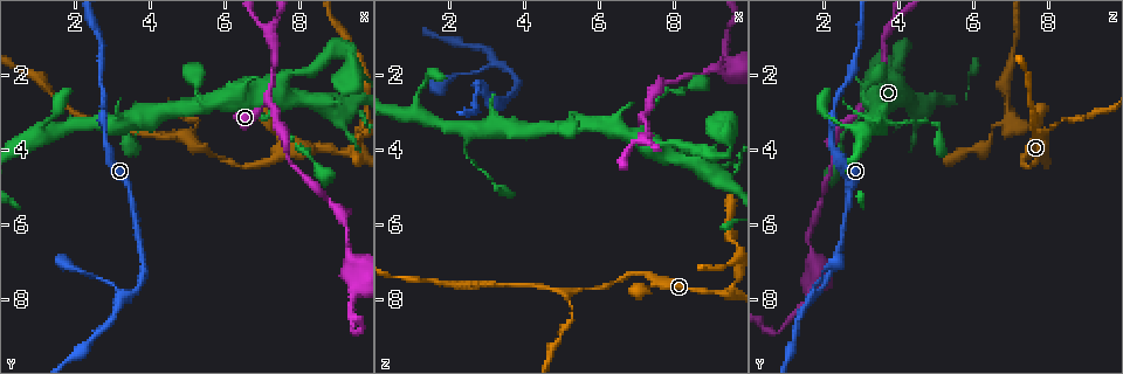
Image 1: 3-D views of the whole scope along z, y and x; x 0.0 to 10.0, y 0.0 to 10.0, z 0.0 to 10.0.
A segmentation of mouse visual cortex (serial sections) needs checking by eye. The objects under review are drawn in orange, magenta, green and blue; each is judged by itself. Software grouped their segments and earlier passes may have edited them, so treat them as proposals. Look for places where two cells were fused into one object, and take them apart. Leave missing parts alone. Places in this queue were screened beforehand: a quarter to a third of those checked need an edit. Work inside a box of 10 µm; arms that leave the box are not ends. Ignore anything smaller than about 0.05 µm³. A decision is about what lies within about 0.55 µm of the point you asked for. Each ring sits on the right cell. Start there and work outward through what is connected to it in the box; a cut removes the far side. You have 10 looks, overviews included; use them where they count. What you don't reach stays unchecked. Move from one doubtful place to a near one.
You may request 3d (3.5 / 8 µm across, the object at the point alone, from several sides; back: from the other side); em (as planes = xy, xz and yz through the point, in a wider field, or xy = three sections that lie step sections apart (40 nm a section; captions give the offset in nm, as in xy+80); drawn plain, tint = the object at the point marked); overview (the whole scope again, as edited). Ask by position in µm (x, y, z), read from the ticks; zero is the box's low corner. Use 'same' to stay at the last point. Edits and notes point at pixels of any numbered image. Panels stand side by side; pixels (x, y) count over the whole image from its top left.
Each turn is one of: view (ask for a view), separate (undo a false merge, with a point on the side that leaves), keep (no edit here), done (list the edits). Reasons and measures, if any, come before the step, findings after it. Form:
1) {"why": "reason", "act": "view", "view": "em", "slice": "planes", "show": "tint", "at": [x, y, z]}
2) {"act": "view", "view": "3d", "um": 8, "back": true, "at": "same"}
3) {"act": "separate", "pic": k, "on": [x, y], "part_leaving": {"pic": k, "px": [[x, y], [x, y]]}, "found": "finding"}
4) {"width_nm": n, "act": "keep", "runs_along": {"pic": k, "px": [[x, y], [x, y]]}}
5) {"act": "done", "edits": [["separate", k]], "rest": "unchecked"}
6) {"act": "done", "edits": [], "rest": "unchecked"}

{"why": "three arms meet", "act": "view", "view": "3d", "um": 3.5, "at": [7.15, 0.75, 3.80]}

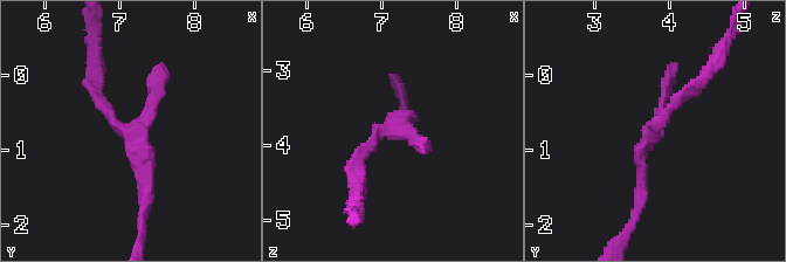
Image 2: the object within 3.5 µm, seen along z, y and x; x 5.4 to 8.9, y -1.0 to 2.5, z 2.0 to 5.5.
{"arm_widths_nm": [150, 150, 150], "act": "keep", "runs_along": {"pic": 2, "px": [[638, 206], [641, 152], [695, 87]]}, "found": "continuous, no second cell"}

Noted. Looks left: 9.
{"why": "three arms meet", "act": "view", "view": "3d", "um": 3.5, "at": [9.25, 2.85, 4.75]}

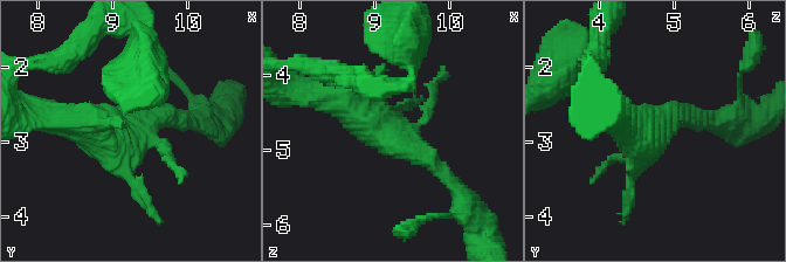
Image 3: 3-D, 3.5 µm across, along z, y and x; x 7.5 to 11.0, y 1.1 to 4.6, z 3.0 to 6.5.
{"why": "shape alone is not enough", "act": "view", "view": "em", "slice": "xy", "step": 3, "show": "tint", "at": [9.25, 2.90, 4.70]}

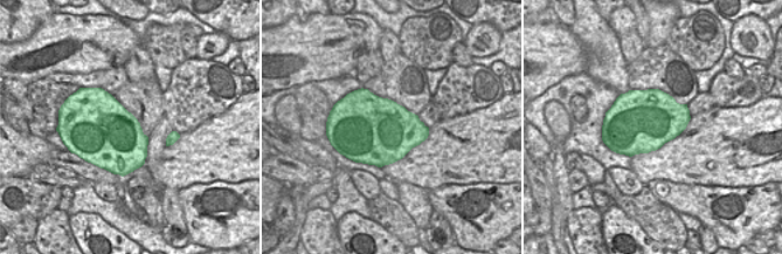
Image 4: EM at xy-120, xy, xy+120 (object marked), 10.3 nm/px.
{"width_nm": 700, "act": "keep", "runs_along": {"pic": 3, "px": [[302, 94], [345, 100], [432, 163]]}, "found": "continuous, no second cell"}

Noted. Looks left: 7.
{"why": "three-way junction", "act": "view", "view": "3d", "um": 8, "at": [9.30, 4.05, 7.90]}

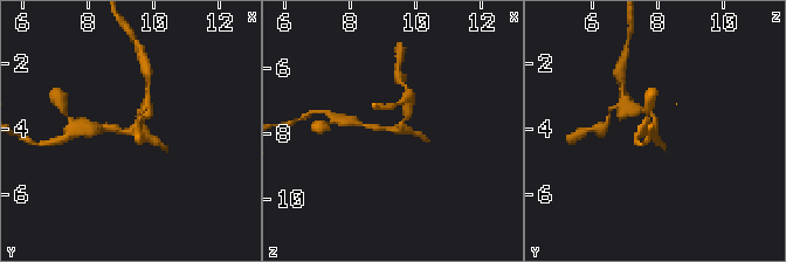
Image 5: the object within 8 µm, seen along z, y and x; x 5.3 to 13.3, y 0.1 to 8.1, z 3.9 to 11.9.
{"act": "view", "view": "3d", "um": 3.5, "at": "same"}

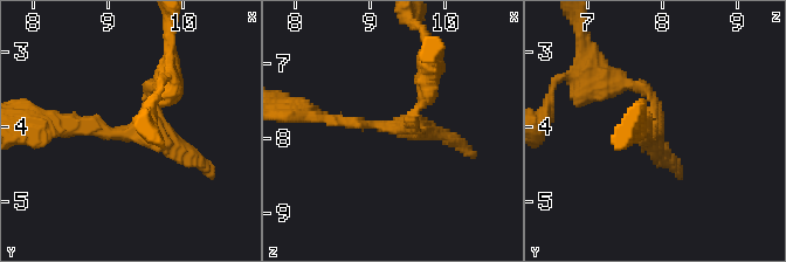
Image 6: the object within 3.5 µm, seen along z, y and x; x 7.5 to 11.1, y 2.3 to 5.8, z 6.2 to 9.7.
{"arm_widths_nm": [150, 150, 200], "act": "keep", "runs_along": {"pic": 6, "px": [[57, 131], [144, 131], [158, 84]]}, "found": "continuous, no second cell"}

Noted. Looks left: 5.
{"why": "arms part here", "act": "view", "view": "3d", "um": 3.5, "at": [5.15, 3.85, 7.75]}

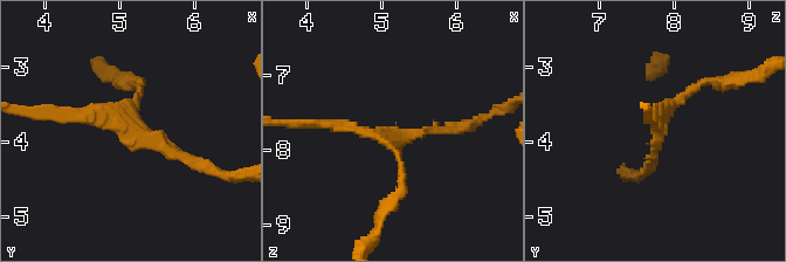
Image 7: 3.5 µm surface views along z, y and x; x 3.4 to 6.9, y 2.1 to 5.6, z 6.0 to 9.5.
{"arms": 3, "arm_widths_nm": [100, 150, 150], "act": "view", "view": "em", "slice": "xy", "step": 3, "show": "tint", "at": [5.15, 3.80, 7.80]}

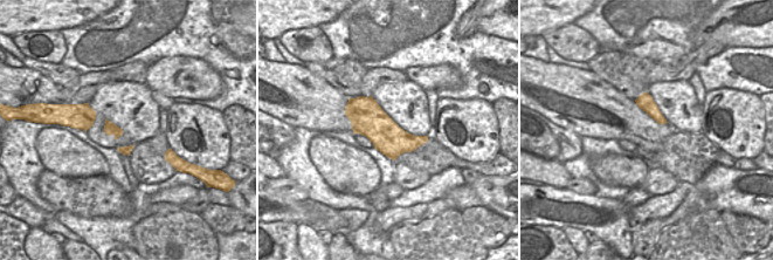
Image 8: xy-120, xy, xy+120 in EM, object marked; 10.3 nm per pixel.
{"act": "keep", "runs_along": {"pic": 7, "px": [[200, 164], [117, 121], [56, 114]]}, "found": "one cell here"}

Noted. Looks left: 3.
{"act": "done", "edits": [], "rest": "unchecked"}

